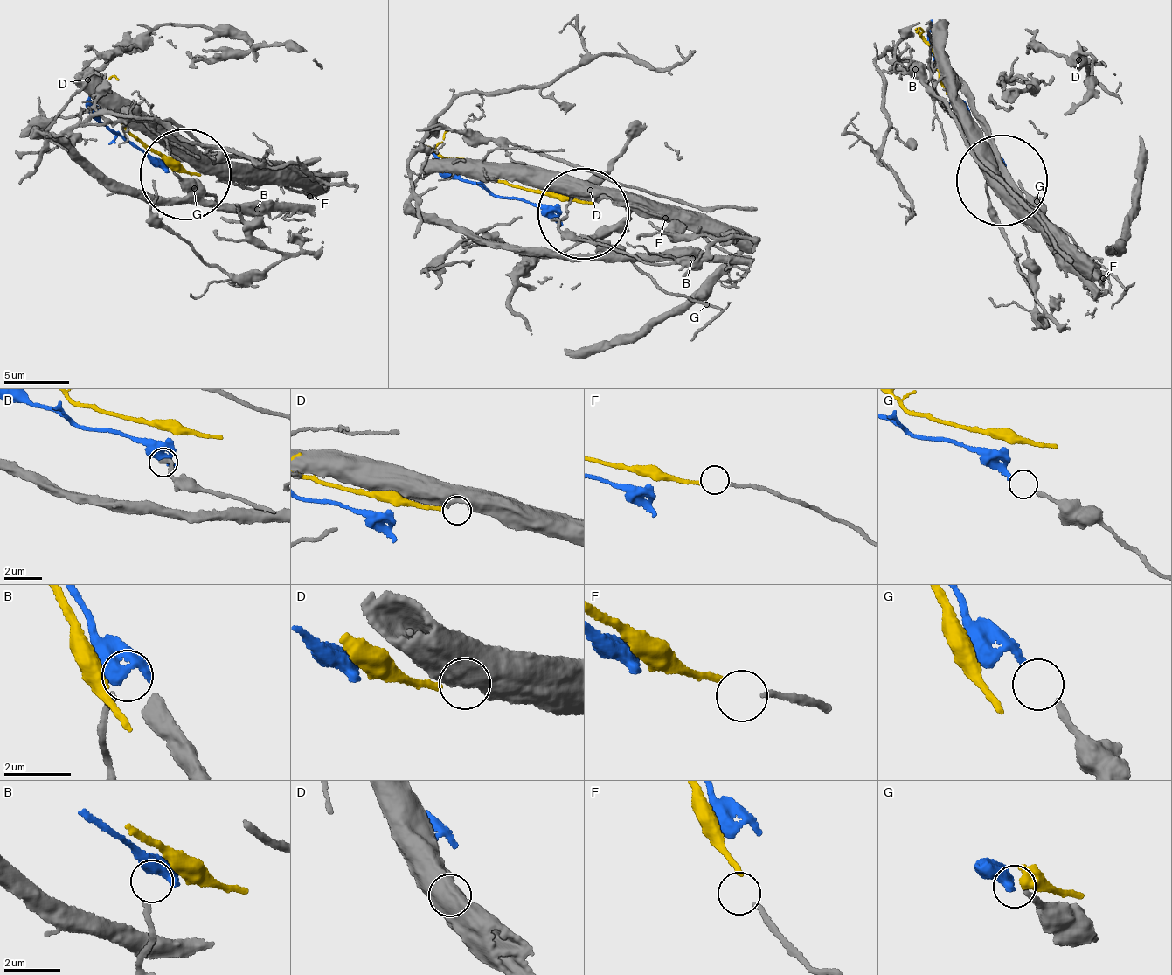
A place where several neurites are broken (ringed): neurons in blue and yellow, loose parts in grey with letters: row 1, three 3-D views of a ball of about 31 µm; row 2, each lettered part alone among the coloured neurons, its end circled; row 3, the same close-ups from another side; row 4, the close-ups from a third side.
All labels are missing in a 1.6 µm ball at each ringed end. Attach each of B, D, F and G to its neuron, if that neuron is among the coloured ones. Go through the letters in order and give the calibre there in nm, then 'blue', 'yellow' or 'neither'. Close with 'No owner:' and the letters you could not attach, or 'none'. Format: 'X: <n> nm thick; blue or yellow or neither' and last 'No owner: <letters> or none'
B: 180 nm thick; neither
D: 600 nm thick; neither
F: 160 nm thick; neither
G: 190 nm thick; neither
No owner: B, D, F, G

